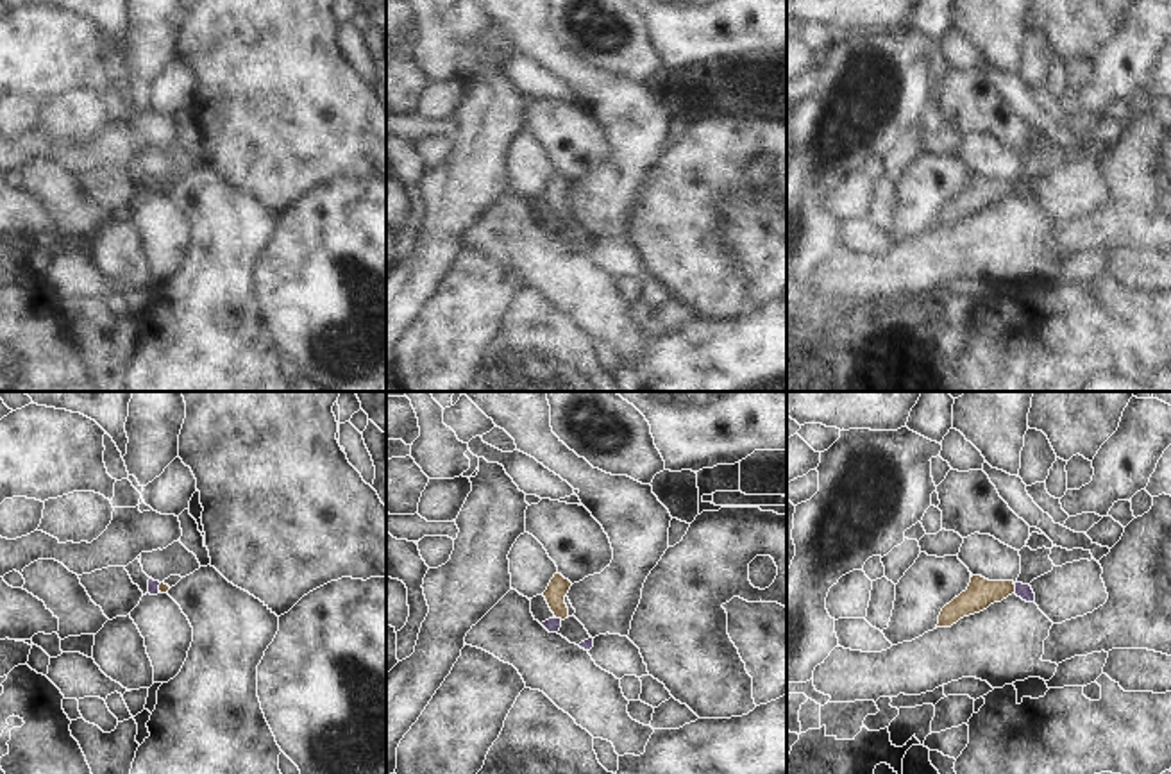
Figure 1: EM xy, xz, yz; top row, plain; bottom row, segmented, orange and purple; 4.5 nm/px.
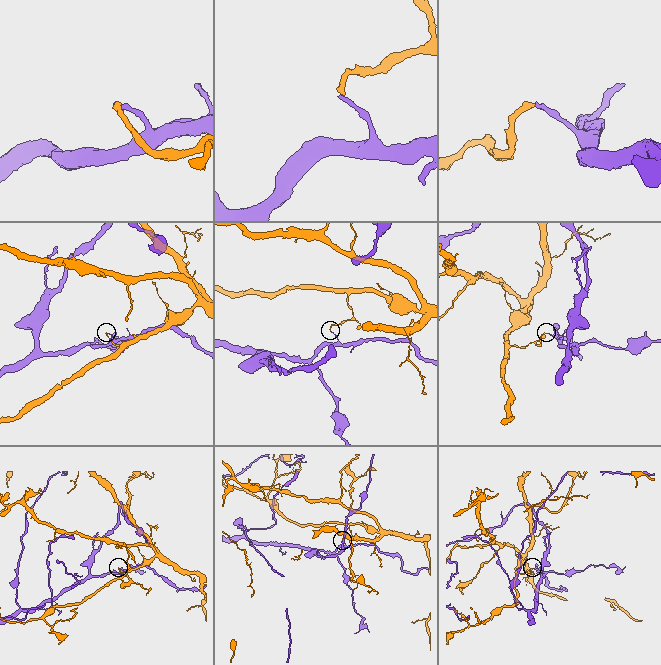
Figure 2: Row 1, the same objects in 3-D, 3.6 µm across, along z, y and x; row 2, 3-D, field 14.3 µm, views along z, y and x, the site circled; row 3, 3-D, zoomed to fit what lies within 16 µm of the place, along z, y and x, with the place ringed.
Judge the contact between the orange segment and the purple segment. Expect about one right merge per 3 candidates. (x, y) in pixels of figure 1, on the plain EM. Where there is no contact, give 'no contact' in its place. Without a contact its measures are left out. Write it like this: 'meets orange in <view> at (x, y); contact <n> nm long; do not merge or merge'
meets orange in yz at (1014, 188); contact 50 nm long; do not merge

